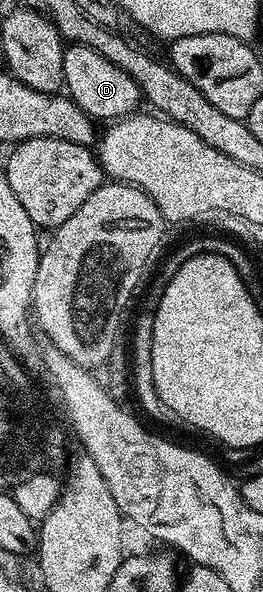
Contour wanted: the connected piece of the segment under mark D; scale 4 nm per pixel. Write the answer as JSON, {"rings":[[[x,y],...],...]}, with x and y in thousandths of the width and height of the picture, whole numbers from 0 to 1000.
{"rings":[[[266,74],[243,81],[240,139],[259,162],[312,188],[369,204],[430,204],[510,193],[544,167],[529,145],[483,123],[365,84],[300,74]]]}

